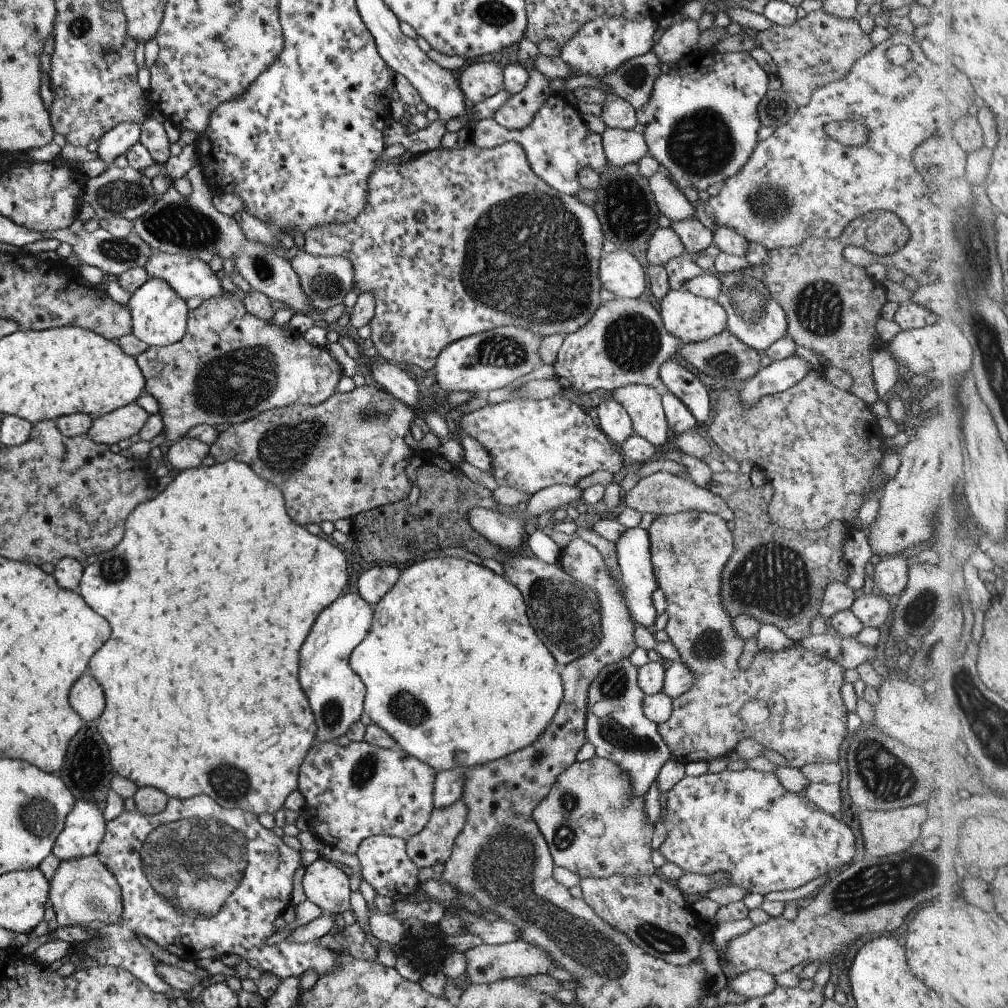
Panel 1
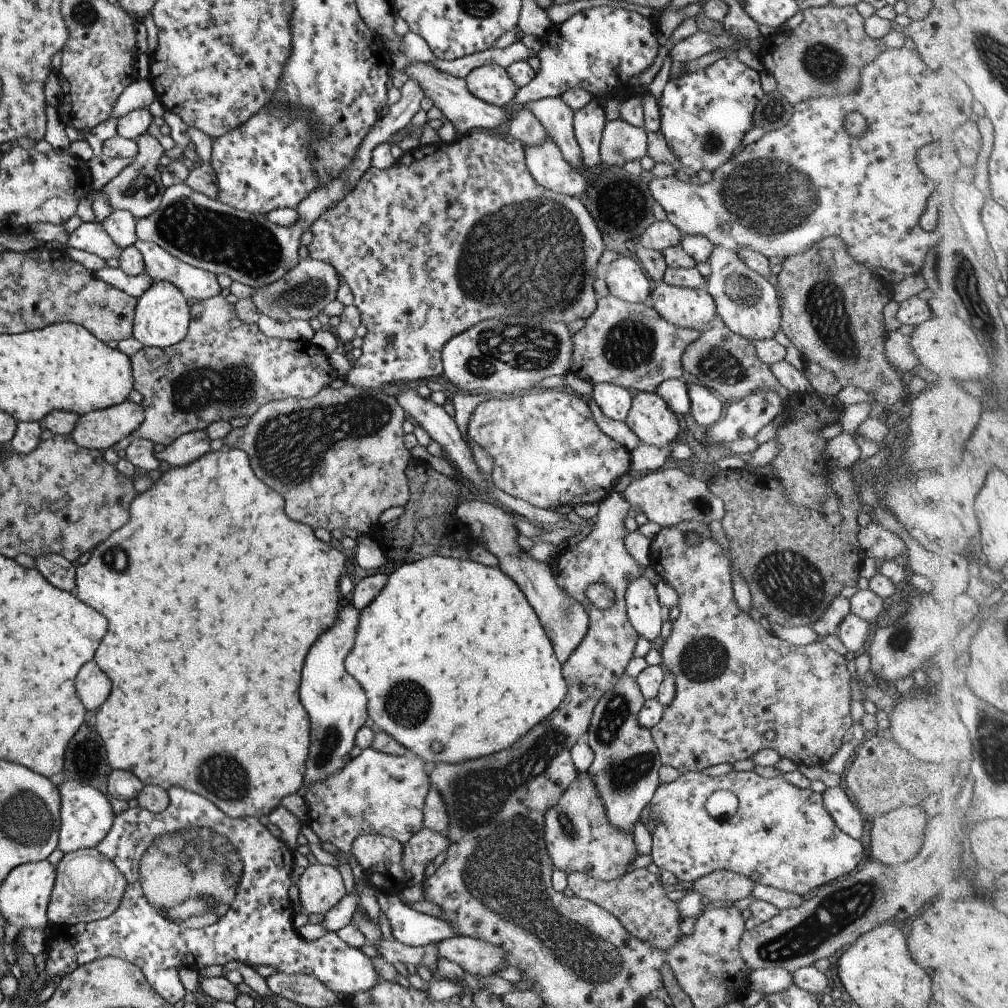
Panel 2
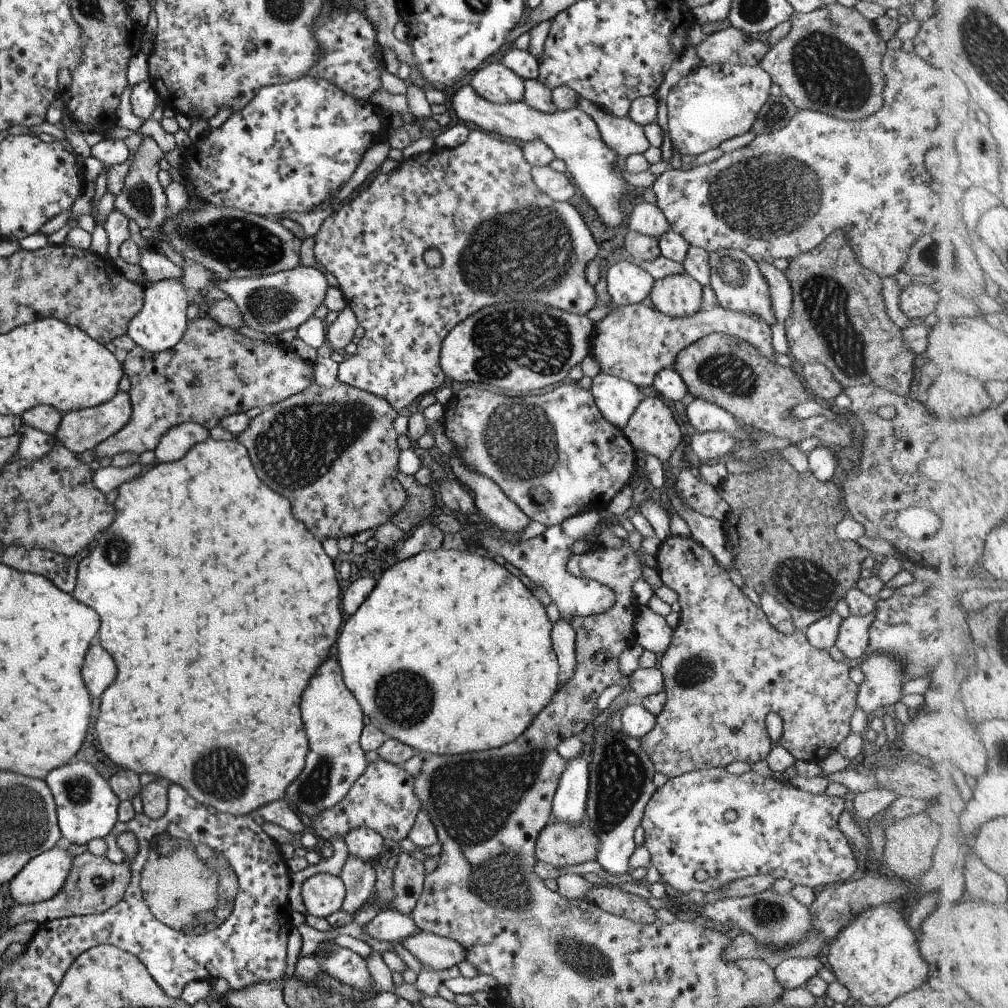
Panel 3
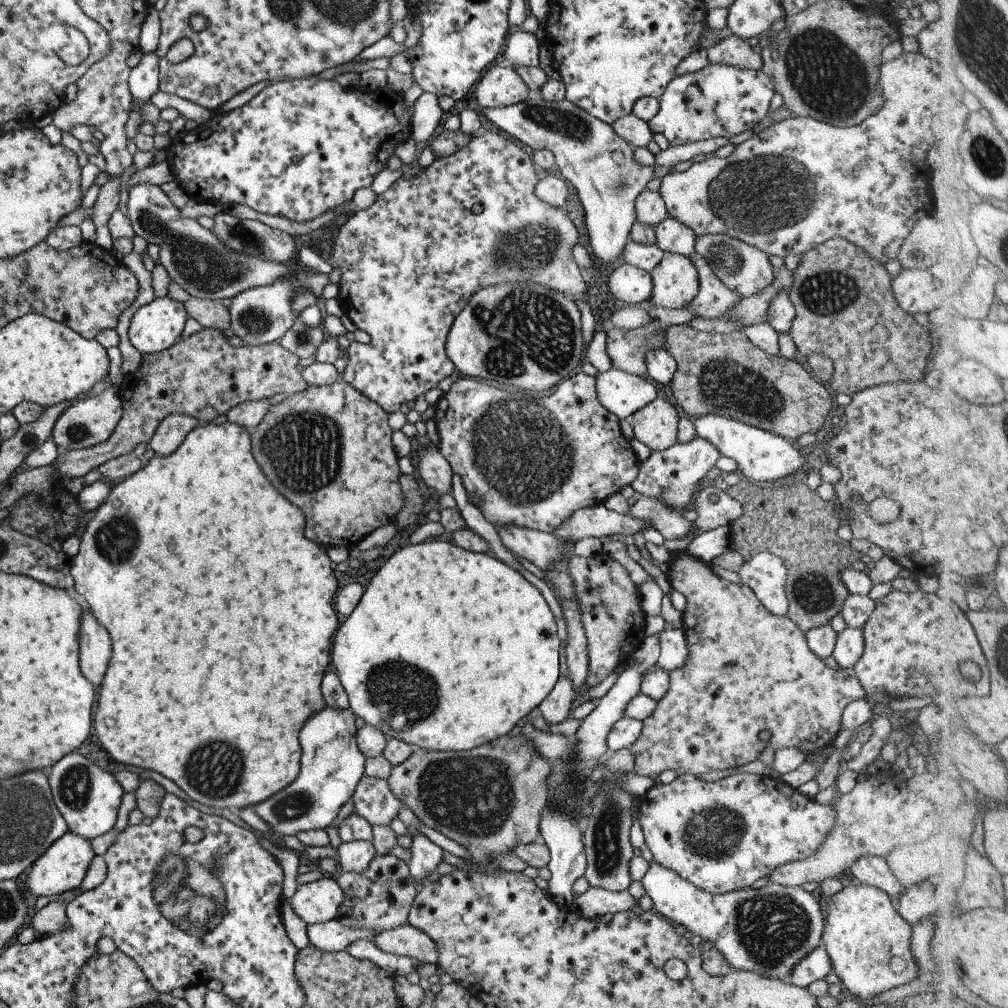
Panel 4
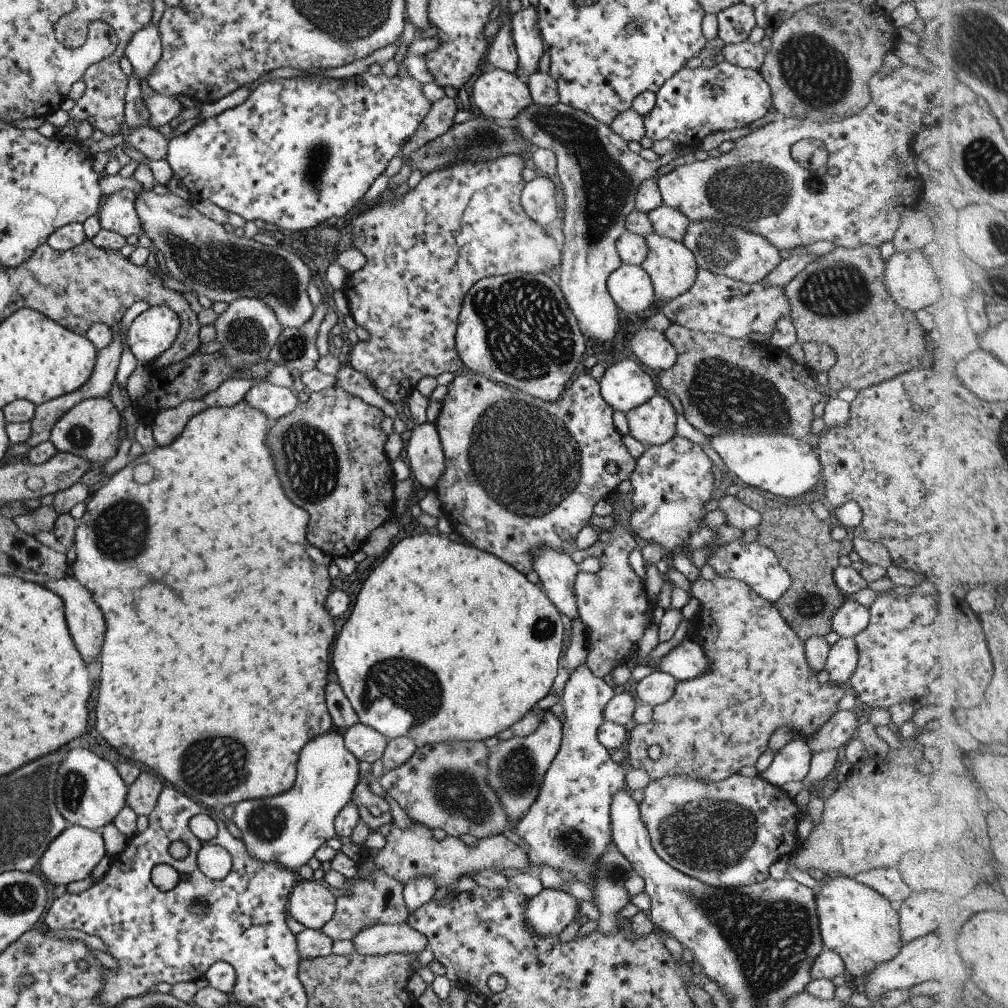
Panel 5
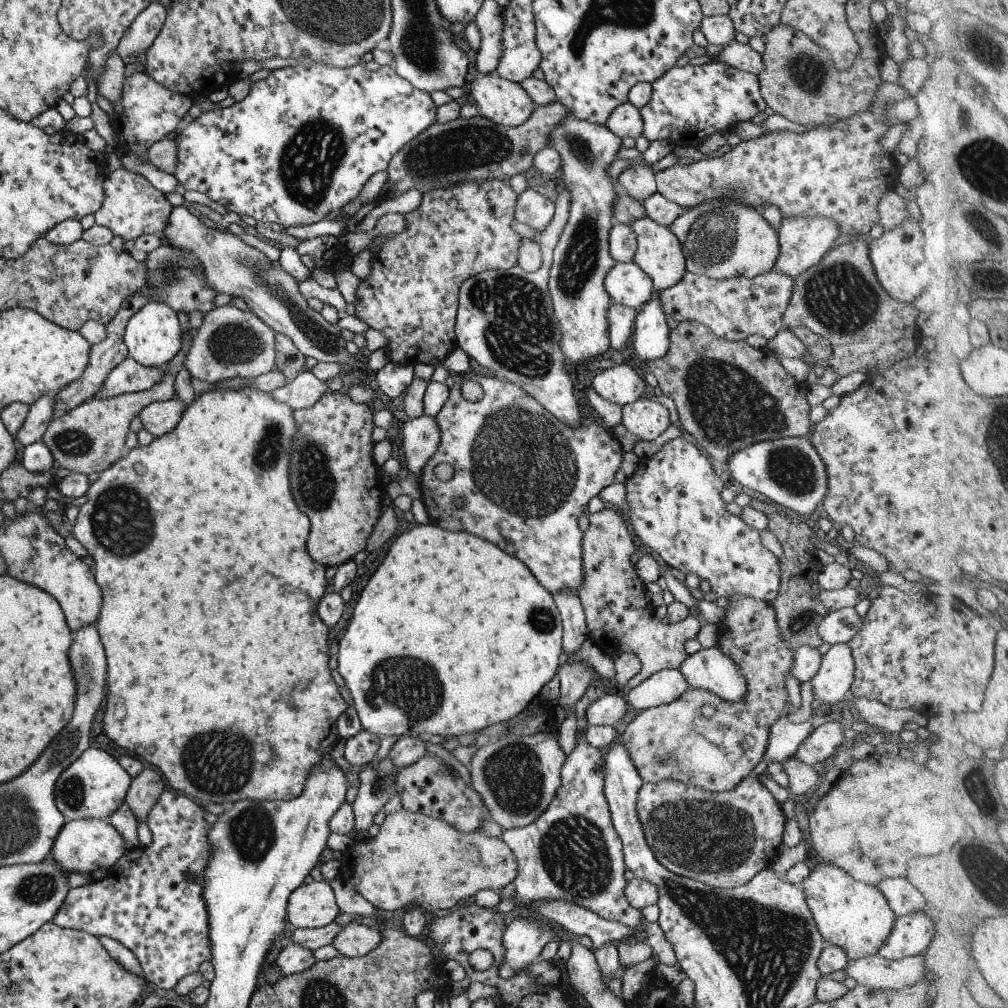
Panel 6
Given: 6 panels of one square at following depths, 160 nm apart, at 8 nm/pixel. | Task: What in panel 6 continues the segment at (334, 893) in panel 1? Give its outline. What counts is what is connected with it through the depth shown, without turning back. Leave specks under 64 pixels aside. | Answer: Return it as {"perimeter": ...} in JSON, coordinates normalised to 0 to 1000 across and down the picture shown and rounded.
{"perimeter":[[[324,874],[299,876],[287,887],[283,909],[289,922],[312,922],[326,917],[337,906]]]}

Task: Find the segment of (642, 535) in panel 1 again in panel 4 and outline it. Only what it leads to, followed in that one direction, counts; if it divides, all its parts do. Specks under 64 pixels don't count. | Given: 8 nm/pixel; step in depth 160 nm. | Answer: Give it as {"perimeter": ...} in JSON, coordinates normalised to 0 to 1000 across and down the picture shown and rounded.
{"perimeter":[[[658,622],[651,631],[654,635],[654,650],[650,663],[655,663],[662,668],[670,663],[676,663],[682,653],[682,637],[678,625]]]}

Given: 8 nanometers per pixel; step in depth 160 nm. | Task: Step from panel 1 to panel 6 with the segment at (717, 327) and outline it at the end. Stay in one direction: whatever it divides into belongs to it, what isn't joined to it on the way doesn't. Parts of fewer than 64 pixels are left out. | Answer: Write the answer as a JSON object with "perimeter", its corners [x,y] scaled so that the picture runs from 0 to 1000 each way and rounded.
{"perimeter":[[[642,214],[628,219],[625,227],[628,227],[631,234],[631,249],[627,260],[644,274],[650,290],[672,282],[682,268],[679,250],[670,233],[662,225],[653,223]]]}

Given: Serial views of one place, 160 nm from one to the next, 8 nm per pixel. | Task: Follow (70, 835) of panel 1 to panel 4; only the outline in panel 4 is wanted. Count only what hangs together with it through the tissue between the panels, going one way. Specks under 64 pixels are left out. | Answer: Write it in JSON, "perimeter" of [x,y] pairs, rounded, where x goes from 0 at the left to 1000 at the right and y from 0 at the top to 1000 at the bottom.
{"perimeter":[[[72,745],[50,760],[46,764],[46,771],[52,797],[64,814],[68,826],[89,834],[112,821],[116,802],[123,788],[112,769]]]}

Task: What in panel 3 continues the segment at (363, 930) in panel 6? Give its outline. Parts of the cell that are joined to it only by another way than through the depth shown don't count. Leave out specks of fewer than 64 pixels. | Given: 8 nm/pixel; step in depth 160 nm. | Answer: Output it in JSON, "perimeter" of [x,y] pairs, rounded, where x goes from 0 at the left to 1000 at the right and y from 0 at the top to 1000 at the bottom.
{"perimeter":[[[416,925],[397,934],[422,960],[431,963],[443,962],[461,950],[461,941],[451,935],[426,925]]]}

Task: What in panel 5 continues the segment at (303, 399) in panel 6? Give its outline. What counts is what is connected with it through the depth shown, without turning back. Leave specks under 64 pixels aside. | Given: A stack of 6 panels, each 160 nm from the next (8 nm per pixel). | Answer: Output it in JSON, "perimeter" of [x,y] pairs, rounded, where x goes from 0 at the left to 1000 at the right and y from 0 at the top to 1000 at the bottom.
{"perimeter":[[[259,378],[248,383],[240,398],[249,405],[260,409],[267,419],[289,409],[299,391],[293,385],[284,385]]]}

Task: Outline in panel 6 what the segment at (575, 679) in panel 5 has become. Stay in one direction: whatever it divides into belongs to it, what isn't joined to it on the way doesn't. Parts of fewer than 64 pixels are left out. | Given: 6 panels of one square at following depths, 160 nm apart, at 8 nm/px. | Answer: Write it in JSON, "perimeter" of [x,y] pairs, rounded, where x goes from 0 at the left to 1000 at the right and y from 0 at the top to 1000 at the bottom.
{"perimeter":[[[576,725],[569,732],[566,746],[556,758],[556,777],[546,792],[545,798],[529,815],[520,820],[501,822],[495,829],[512,849],[513,865],[508,873],[511,880],[510,892],[514,899],[513,906],[525,906],[522,899],[529,894],[558,891],[571,898],[583,901],[597,912],[614,914],[624,921],[635,922],[639,916],[635,903],[624,899],[620,893],[618,864],[621,862],[617,854],[617,837],[609,824],[602,795],[599,791],[598,746],[584,740]]]}

